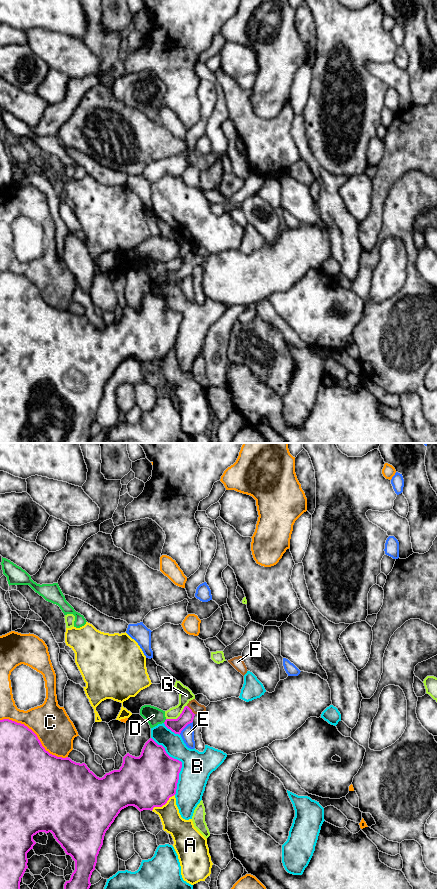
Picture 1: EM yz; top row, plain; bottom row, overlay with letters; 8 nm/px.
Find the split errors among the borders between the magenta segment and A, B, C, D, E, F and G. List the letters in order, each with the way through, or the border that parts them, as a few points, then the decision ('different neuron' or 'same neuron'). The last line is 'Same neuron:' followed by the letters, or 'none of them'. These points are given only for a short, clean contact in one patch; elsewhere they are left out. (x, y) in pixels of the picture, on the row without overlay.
A: different neuron
B: different neuron
C: different neuron
D: different neuron
E: different neuron
F: way yz (186, 269), (191, 262), (196, 260); same neuron
G: different neuron
Same neuron: F

